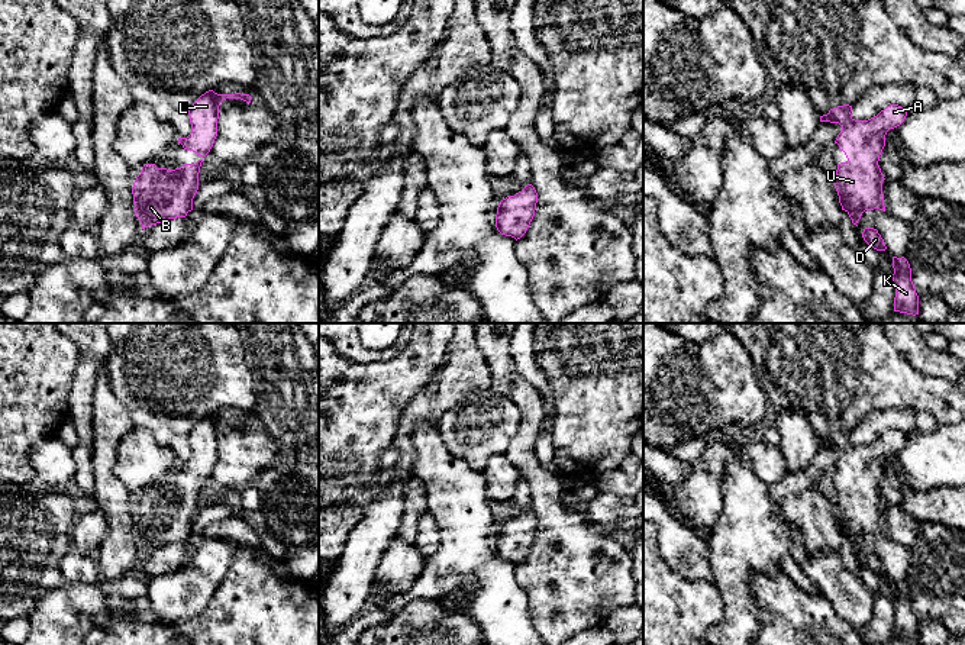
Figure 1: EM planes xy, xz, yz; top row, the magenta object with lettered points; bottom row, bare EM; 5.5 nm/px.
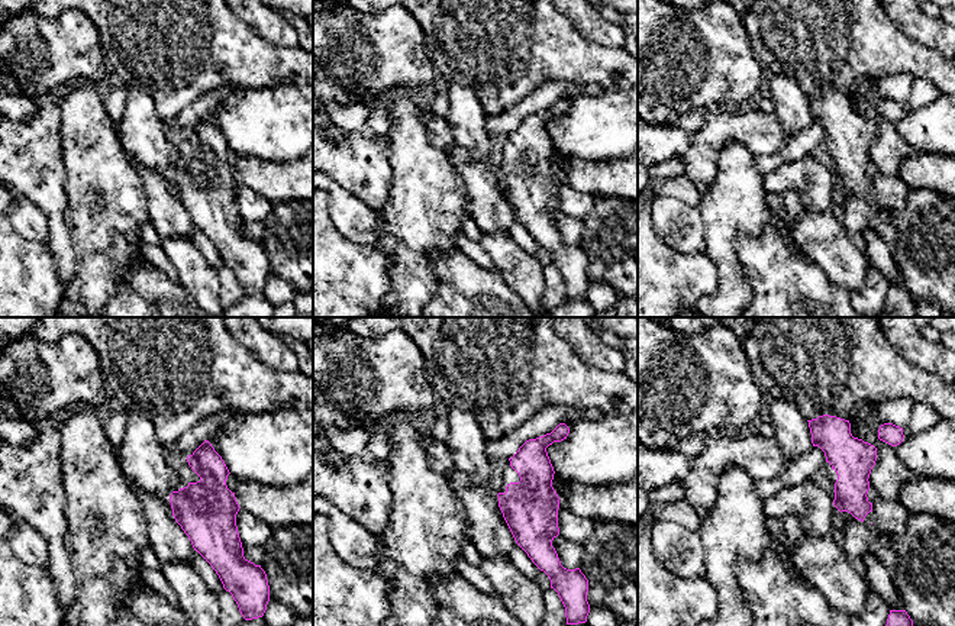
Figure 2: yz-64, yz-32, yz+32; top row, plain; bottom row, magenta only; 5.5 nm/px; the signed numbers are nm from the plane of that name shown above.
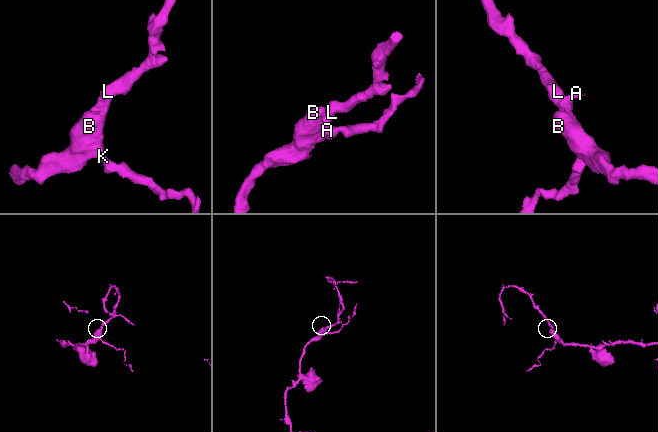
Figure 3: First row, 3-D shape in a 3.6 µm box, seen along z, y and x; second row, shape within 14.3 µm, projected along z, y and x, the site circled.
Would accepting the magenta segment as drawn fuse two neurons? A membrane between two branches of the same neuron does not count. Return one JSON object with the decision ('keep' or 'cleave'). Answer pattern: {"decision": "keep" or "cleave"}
{"decision": "keep"}

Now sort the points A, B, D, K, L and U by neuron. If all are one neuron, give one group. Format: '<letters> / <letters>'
A B D K L U

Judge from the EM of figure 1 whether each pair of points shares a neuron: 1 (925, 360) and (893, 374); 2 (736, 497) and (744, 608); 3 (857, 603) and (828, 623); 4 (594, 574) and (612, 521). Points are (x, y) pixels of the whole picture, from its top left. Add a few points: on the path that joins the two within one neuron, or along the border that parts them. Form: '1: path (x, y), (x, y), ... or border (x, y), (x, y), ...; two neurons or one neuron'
1: border (888, 339), (910, 364), (942, 380); two neurons
2: path (736, 525), (736, 580); one neuron
3: border (820, 593), (857, 629); two neurons
4: border (583, 513), (610, 535); two neurons

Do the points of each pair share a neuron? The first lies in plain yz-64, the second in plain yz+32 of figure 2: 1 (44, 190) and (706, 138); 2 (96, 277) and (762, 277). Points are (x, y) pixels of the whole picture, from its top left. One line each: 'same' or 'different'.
1: same
2: different

